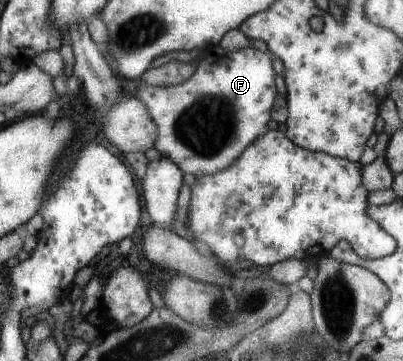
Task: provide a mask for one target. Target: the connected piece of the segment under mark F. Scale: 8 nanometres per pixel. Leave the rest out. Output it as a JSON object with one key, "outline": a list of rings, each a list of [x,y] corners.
{"outline":[[[216,44],[204,46],[199,54],[194,72],[184,82],[157,87],[140,82],[136,90],[136,98],[147,106],[158,130],[154,148],[162,157],[170,159],[186,180],[224,170],[252,141],[266,133],[266,122],[271,120],[271,106],[277,95],[272,53],[263,53],[250,47],[226,52]]]}

